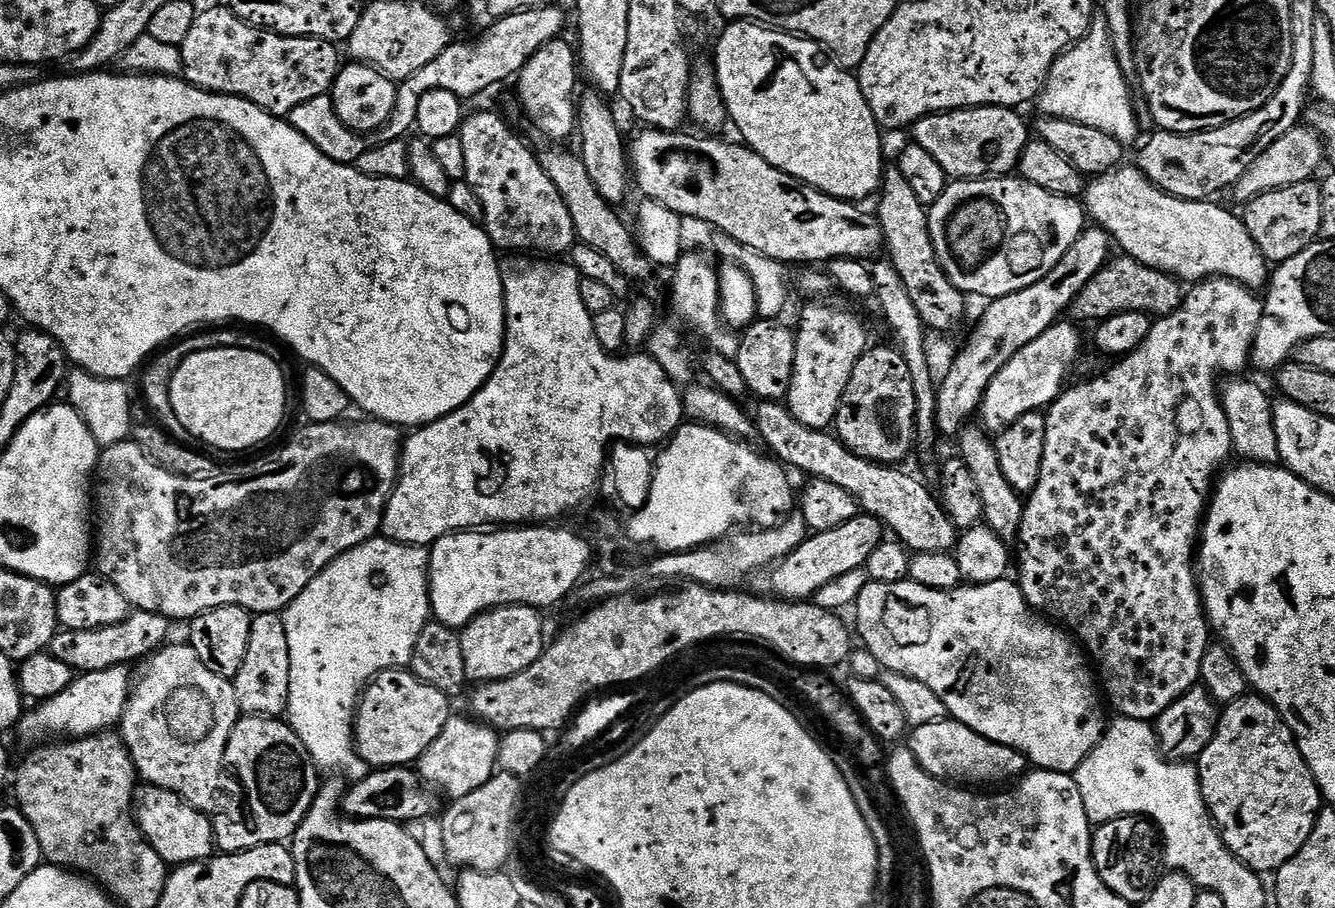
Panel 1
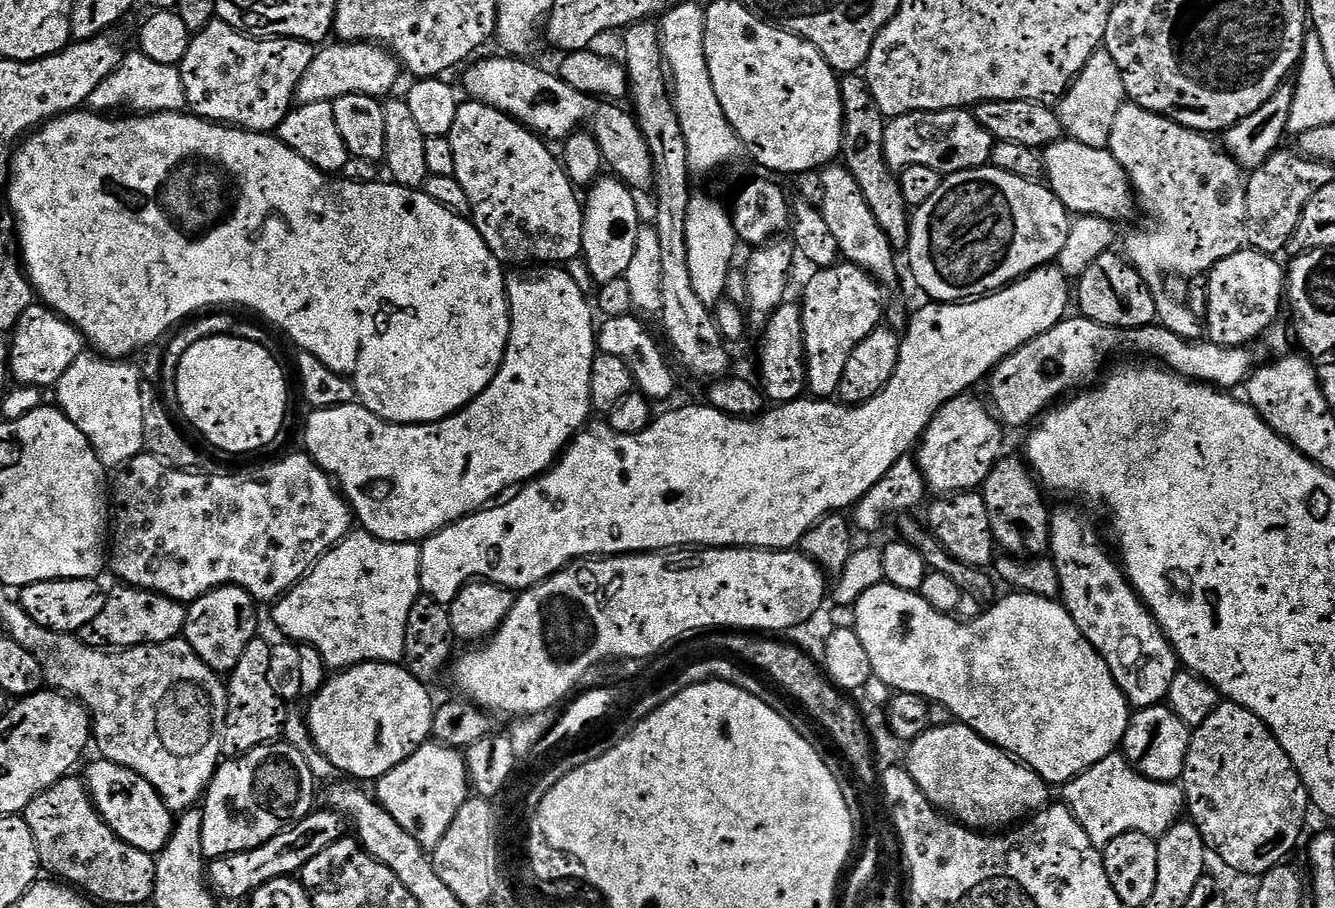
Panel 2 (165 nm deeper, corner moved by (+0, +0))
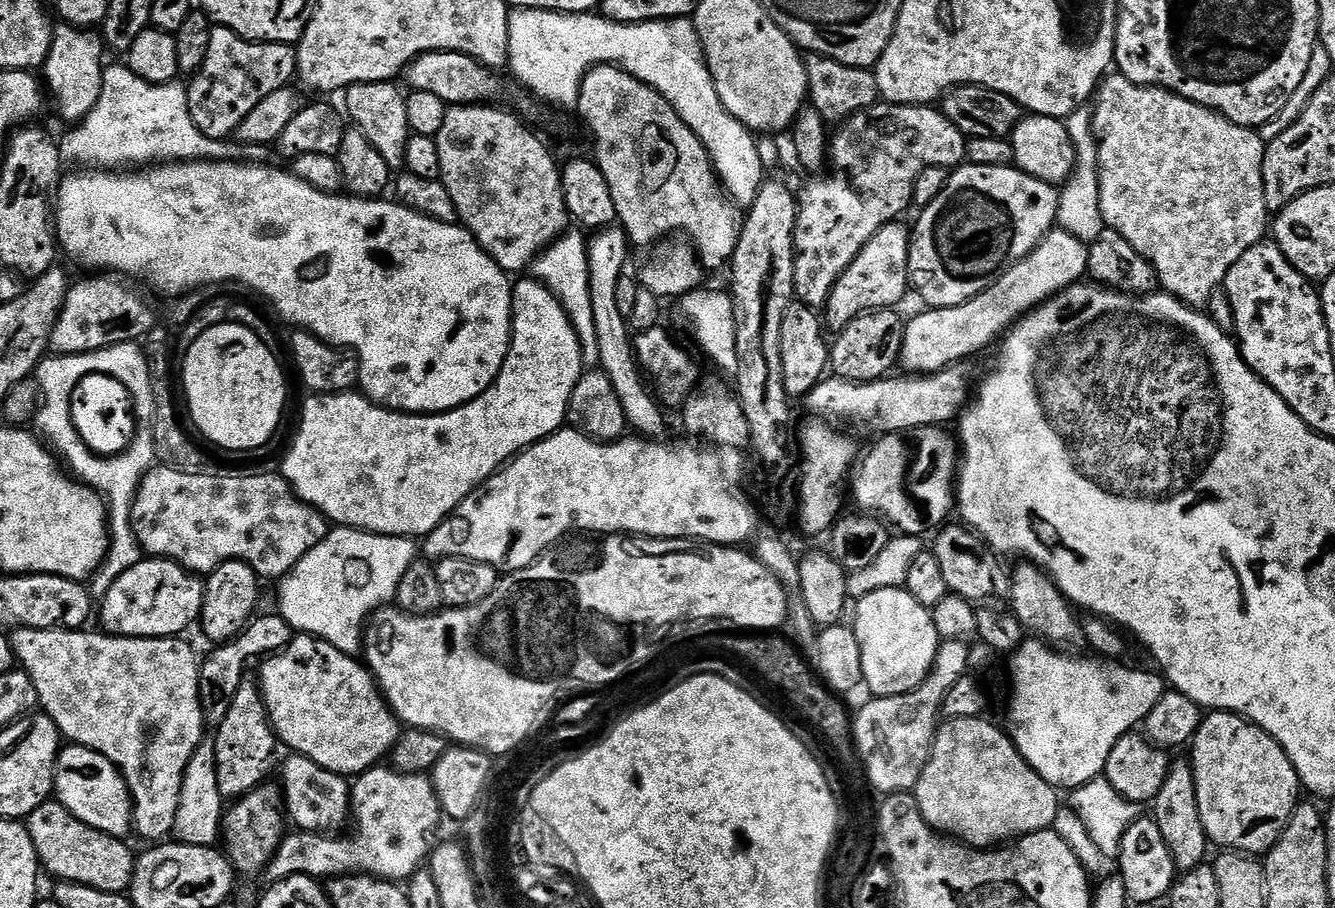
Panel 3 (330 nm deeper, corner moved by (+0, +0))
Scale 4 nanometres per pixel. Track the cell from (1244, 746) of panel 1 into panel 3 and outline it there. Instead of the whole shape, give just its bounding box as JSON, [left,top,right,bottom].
[1190,712,1301,857]

